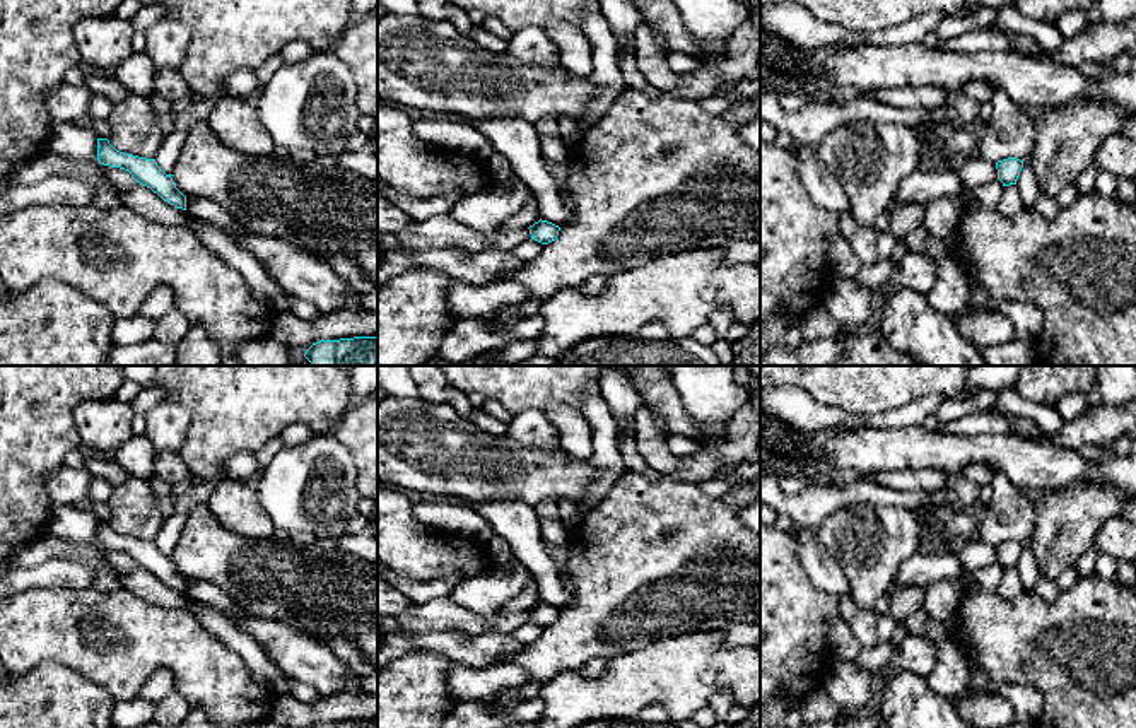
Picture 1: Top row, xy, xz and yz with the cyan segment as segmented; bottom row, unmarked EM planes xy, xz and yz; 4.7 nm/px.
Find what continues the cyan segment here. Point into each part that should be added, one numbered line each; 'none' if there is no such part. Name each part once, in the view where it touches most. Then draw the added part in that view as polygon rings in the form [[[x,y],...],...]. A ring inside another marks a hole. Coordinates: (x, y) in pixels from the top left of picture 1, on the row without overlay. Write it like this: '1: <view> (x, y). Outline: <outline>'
none

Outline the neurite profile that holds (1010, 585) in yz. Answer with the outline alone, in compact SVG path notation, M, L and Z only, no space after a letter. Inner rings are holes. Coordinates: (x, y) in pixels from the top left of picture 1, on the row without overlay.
M1016 567L1004 569L994 590L1003 600L1013 600L1018 595L1022 595L1025 590L1023 590L1018 569Z

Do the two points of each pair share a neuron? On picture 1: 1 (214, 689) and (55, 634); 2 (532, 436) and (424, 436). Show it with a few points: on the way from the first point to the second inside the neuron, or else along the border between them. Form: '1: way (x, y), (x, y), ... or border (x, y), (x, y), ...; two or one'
1: way (175, 650), (105, 650), (94, 646); one
2: border (508, 434), (520, 445), (547, 450); two

